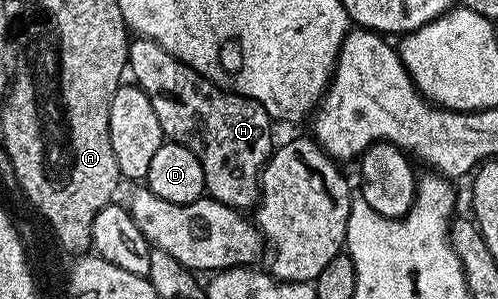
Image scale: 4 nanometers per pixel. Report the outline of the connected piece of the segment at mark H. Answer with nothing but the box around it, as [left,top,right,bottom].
[127,36,273,210]

